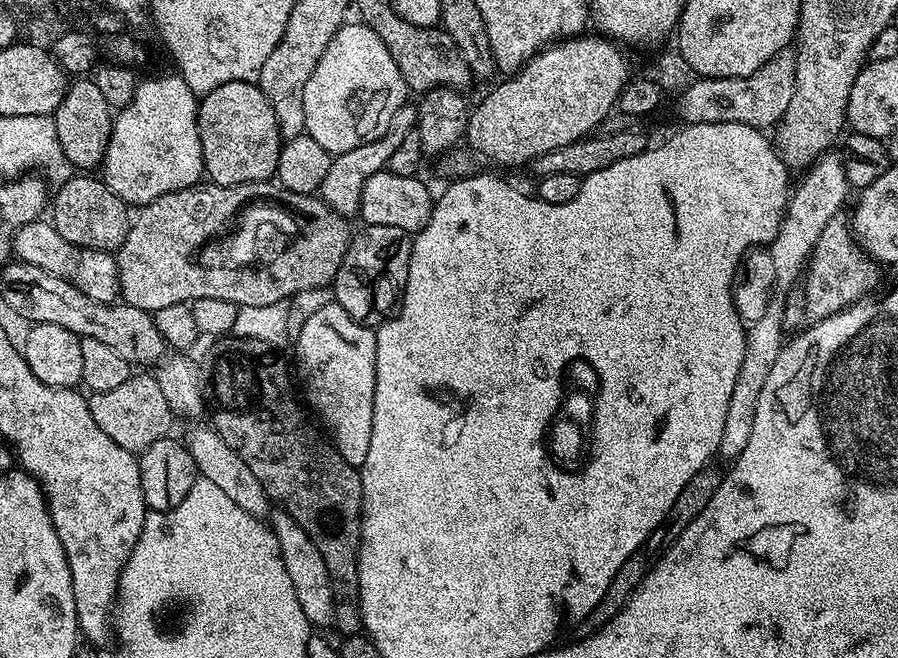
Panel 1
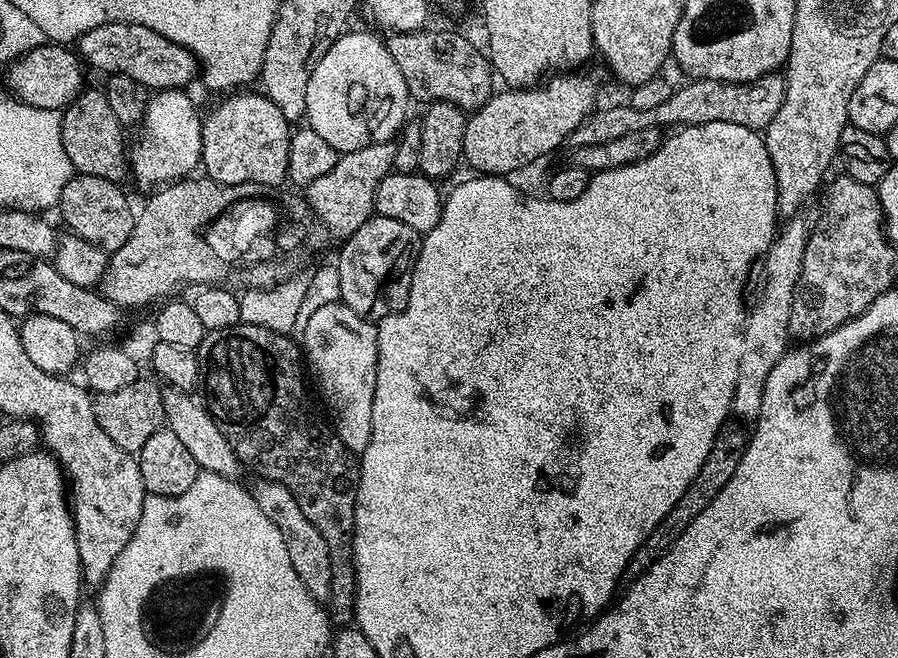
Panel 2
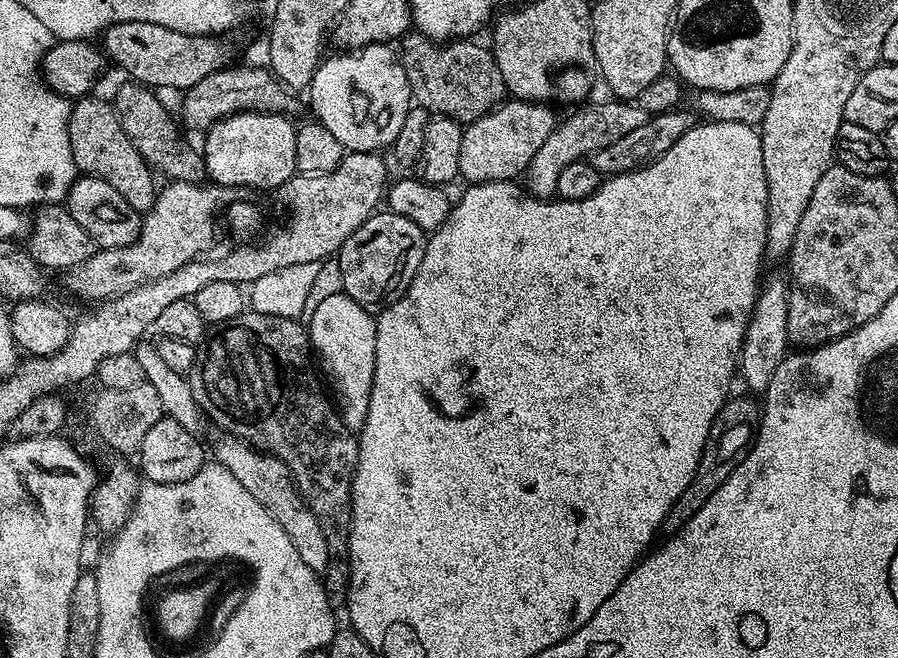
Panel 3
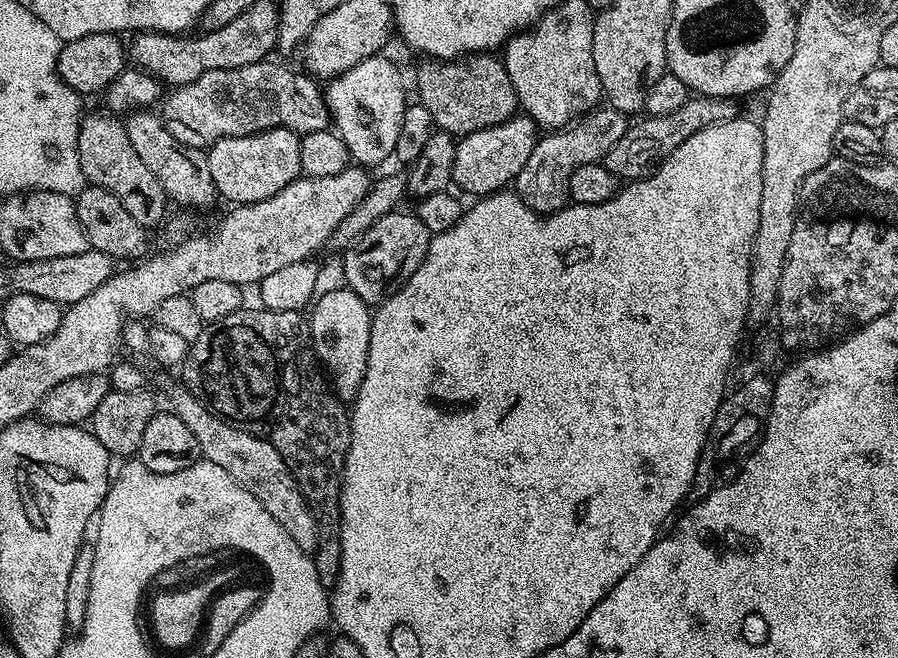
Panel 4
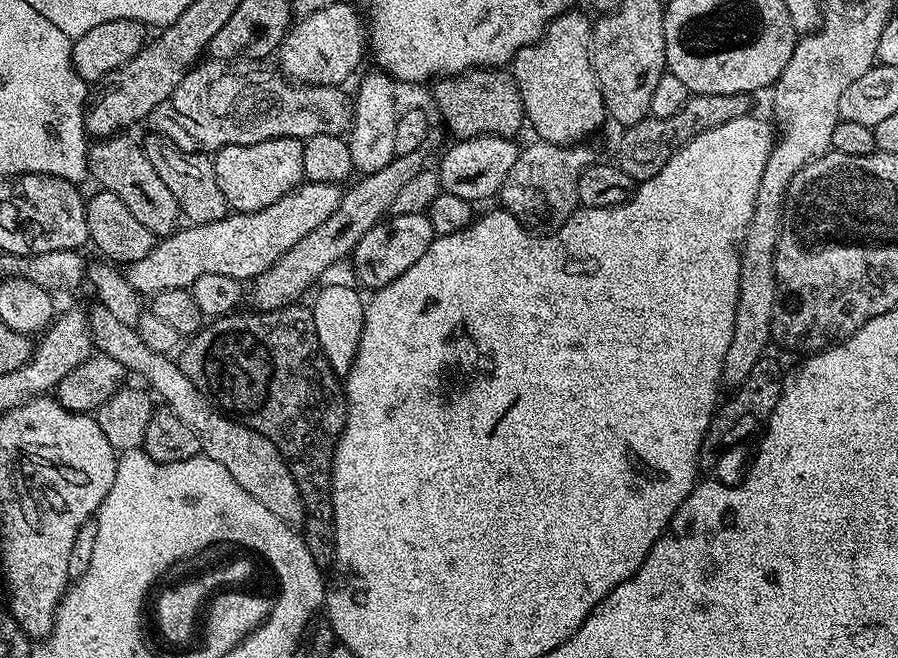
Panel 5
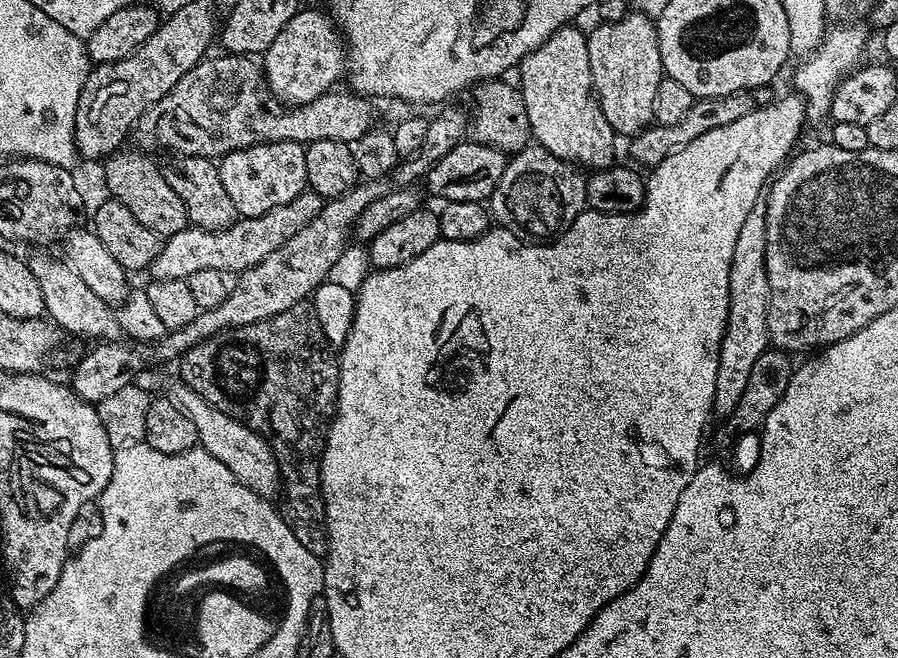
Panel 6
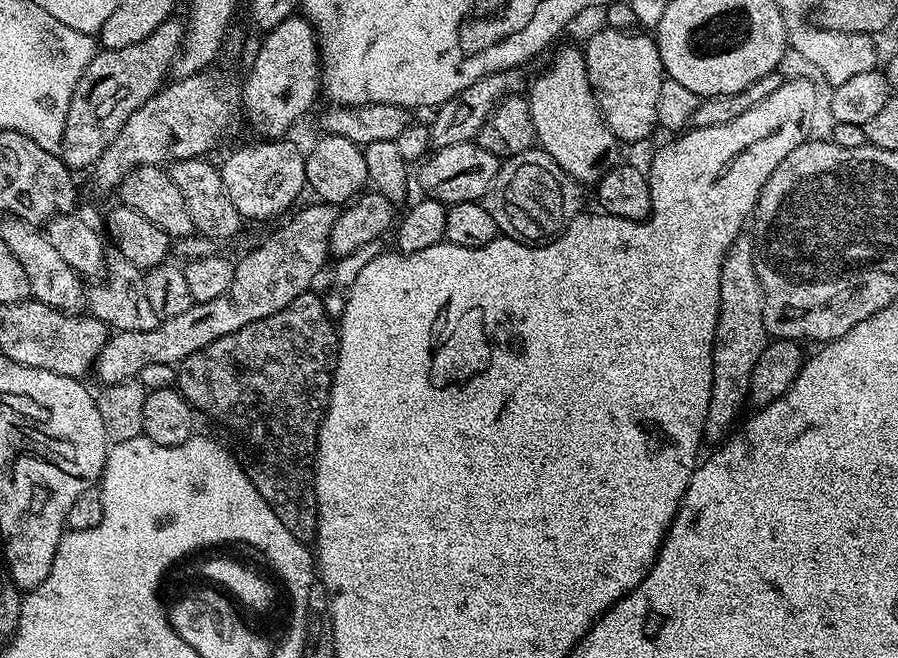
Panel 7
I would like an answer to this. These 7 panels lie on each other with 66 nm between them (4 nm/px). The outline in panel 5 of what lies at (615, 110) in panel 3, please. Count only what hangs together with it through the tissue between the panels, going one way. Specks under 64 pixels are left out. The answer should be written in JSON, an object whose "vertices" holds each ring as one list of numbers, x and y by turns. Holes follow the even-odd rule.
{"vertices":[[584,142,571,146,535,143,529,148,521,147,518,162,514,162,514,170,506,174,506,182,499,190,498,200,504,203,501,204,503,211,518,218,525,228,555,230,561,228,576,211,580,203,578,178,582,178,584,167,593,163,594,156]]}

